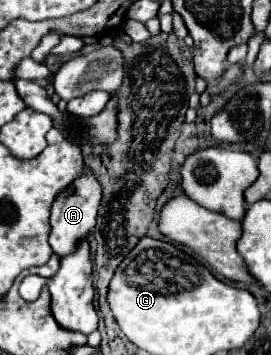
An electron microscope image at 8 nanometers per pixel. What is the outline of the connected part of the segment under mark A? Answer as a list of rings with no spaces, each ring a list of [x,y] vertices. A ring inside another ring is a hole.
[[[85,168],[85,176],[81,176],[75,184],[73,190],[67,194],[61,194],[61,198],[57,196],[53,208],[51,208],[51,232],[49,232],[49,246],[57,256],[67,256],[67,252],[75,252],[77,244],[83,240],[83,236],[87,236],[93,226],[95,226],[95,218],[97,218],[97,210],[101,204],[101,186],[97,184],[93,172],[89,168]]]

